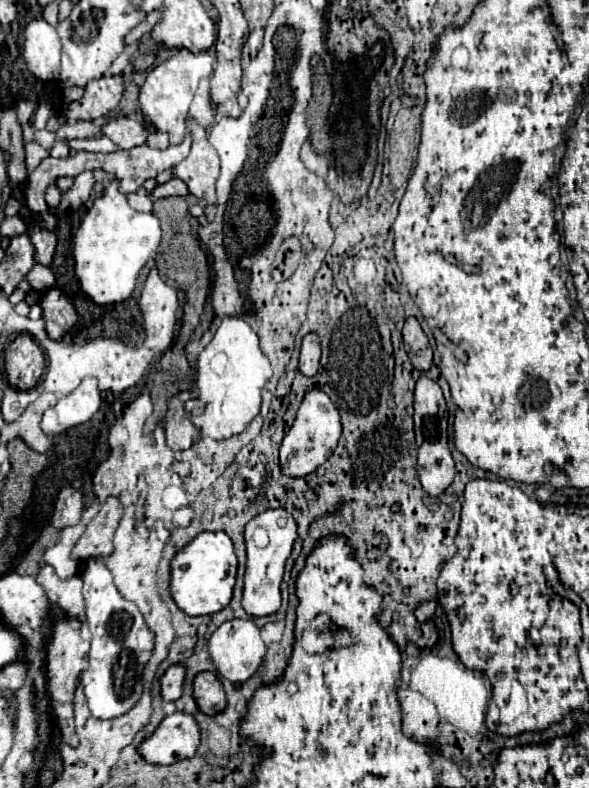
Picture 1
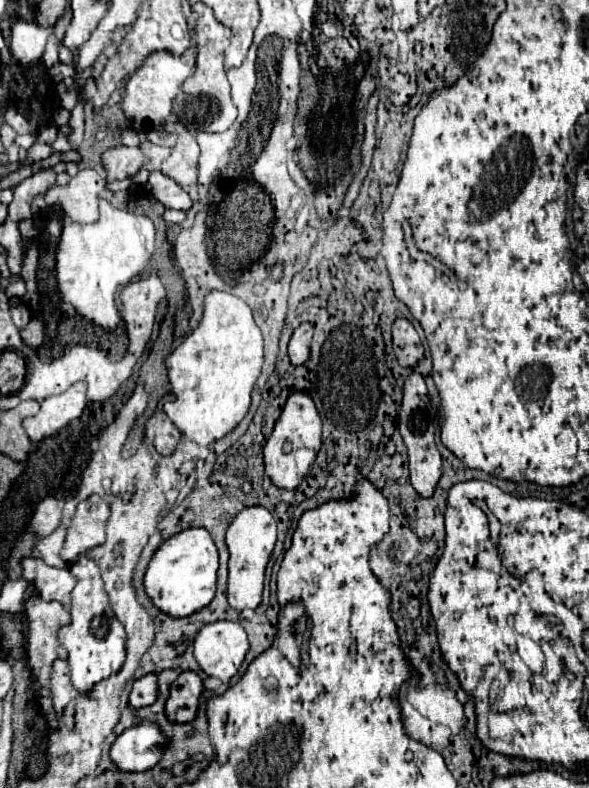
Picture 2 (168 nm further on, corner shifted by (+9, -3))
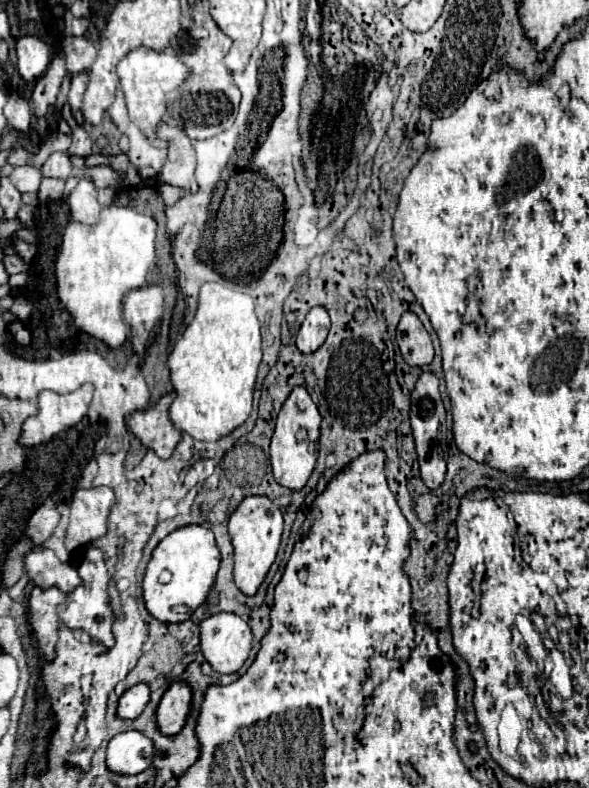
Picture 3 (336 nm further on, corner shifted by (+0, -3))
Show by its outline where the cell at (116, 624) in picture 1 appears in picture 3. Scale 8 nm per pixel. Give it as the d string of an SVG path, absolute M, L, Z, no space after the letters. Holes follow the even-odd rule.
M88 547L86 557L84 557L78 573L84 579L84 585L76 587L68 595L66 607L58 607L60 609L58 615L60 615L62 623L68 629L72 629L72 631L80 629L80 631L88 633L92 641L102 643L104 647L110 649L114 645L114 641L116 641L112 637L112 625L114 625L116 617L114 617L114 613L112 613L110 605L108 605L108 571L106 571L106 565L104 565L104 553L100 549L96 549L96 547Z

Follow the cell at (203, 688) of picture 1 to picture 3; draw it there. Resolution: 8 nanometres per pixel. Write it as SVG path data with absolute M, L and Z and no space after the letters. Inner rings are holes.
M174 681L156 709L156 723L164 735L176 735L184 727L190 711L192 687L184 681Z

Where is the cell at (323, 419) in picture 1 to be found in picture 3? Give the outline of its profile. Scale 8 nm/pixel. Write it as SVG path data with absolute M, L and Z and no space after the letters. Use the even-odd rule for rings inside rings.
M304 387L292 389L292 393L286 399L282 411L278 413L276 429L274 429L272 445L270 445L270 463L272 463L272 469L274 469L274 479L282 487L288 487L292 491L304 489L304 485L306 485L306 481L312 475L314 465L316 465L316 459L312 459L310 453L308 453L308 443L318 443L320 421L322 421L322 417L318 413L316 403L308 395L308 391Z

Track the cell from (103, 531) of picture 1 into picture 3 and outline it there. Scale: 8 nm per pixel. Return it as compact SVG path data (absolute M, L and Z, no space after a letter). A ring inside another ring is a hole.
M110 487L78 489L72 499L70 527L66 531L66 549L74 551L108 533L108 517L116 505Z

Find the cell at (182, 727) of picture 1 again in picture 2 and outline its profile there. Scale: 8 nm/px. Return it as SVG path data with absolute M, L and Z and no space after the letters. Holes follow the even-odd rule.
M133 725L133 727L125 729L121 735L117 735L117 739L111 745L109 755L111 755L111 761L121 771L147 771L163 755L163 745L167 745L167 737L163 737L163 733L157 725Z

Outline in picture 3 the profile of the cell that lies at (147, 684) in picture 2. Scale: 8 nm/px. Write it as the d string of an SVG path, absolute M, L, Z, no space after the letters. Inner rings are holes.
M138 683L128 689L118 701L118 715L122 719L136 719L150 701L150 687L146 683Z

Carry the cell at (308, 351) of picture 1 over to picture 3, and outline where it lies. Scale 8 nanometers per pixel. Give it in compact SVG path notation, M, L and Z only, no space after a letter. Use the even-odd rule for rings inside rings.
M324 307L310 309L296 337L296 347L300 349L300 353L304 355L314 353L326 341L328 329L330 329L330 317L326 309Z

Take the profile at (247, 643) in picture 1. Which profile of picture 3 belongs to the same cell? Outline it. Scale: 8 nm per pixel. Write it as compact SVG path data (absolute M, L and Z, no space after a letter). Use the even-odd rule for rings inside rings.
M218 613L200 623L200 643L206 661L218 673L236 673L250 655L252 631L234 613Z

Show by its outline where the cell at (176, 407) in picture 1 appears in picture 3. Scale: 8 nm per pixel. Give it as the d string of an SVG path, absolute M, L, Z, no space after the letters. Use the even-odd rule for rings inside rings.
M168 393L154 407L136 411L128 419L130 431L148 449L154 449L156 455L162 459L168 459L174 453L182 437L182 433L172 425L170 415L168 415L168 407L172 405L174 399L176 399L176 393Z

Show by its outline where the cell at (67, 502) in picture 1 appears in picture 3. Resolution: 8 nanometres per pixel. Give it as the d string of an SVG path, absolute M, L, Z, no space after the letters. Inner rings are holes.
M52 501L36 509L36 513L28 521L28 537L34 541L36 547L40 547L54 533L58 521L60 521L60 513Z

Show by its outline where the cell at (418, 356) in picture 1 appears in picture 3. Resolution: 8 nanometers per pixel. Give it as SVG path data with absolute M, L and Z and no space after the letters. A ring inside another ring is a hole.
M404 313L398 323L396 343L400 347L400 353L408 365L430 365L434 357L434 347L430 333L424 329L422 321L414 313Z

